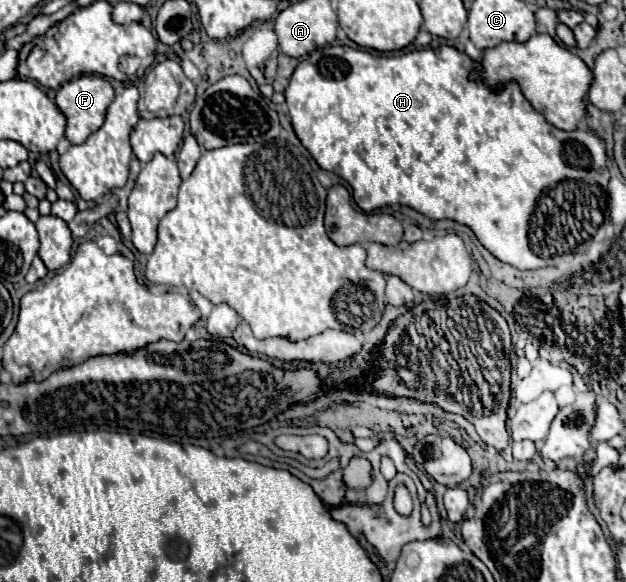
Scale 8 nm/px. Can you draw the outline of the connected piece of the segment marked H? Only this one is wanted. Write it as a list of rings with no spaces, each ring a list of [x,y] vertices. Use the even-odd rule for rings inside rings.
[[[326,46],[318,48],[308,60],[300,62],[300,66],[294,70],[290,84],[286,88],[286,104],[290,110],[292,126],[304,148],[312,154],[312,158],[318,162],[320,168],[338,174],[352,186],[354,202],[364,212],[374,212],[382,206],[390,204],[402,204],[408,208],[414,208],[416,212],[428,216],[430,220],[454,220],[458,224],[466,224],[476,238],[502,262],[518,268],[518,270],[538,270],[544,266],[558,266],[562,262],[570,262],[574,254],[586,252],[588,240],[592,240],[598,232],[598,228],[604,222],[604,212],[608,210],[608,182],[610,182],[610,170],[608,170],[608,154],[606,154],[606,142],[590,128],[576,128],[576,130],[560,130],[544,120],[540,112],[532,108],[532,104],[522,96],[520,88],[516,84],[504,86],[498,94],[494,94],[490,88],[486,88],[478,76],[478,62],[466,58],[462,52],[450,46],[440,48],[426,48],[426,50],[414,50],[406,52],[402,56],[380,56],[366,50],[356,50],[350,46]],[[592,206],[598,206],[598,214],[602,220],[594,218]]]

